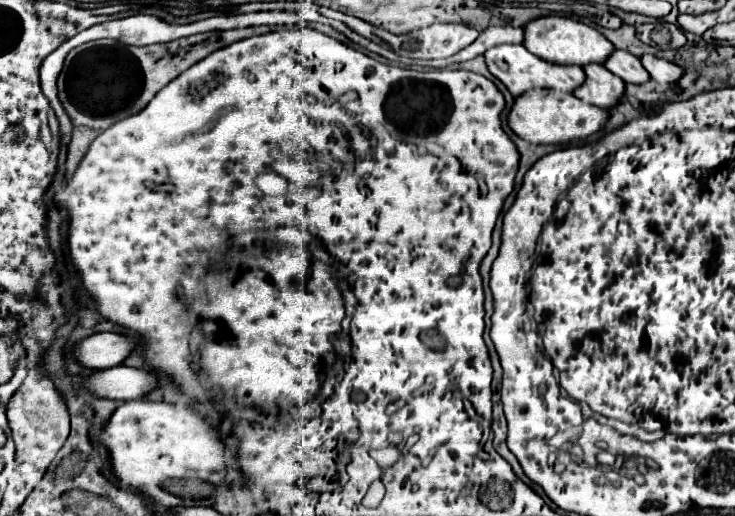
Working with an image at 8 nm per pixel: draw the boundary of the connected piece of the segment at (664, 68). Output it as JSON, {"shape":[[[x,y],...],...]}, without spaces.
{"shape":[[[654,54],[640,56],[640,62],[642,62],[644,70],[648,70],[650,78],[656,80],[656,82],[660,82],[660,84],[676,82],[676,78],[680,78],[680,74],[682,74],[682,70],[674,62],[668,62],[668,60],[658,58]]]}

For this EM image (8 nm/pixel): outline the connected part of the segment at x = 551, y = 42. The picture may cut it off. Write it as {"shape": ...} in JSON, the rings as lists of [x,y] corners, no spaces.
{"shape":[[[542,16],[538,20],[524,24],[522,30],[524,30],[522,46],[528,52],[556,64],[574,64],[574,66],[586,66],[590,62],[604,64],[604,58],[608,58],[608,54],[612,54],[614,50],[614,44],[608,42],[598,30],[566,16]]]}

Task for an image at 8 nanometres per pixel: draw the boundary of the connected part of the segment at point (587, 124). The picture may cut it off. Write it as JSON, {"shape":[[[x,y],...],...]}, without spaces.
{"shape":[[[538,88],[528,90],[514,100],[512,110],[508,112],[508,126],[516,136],[532,144],[570,144],[598,132],[604,126],[604,118],[608,118],[606,110],[586,104],[574,94],[554,88]]]}

